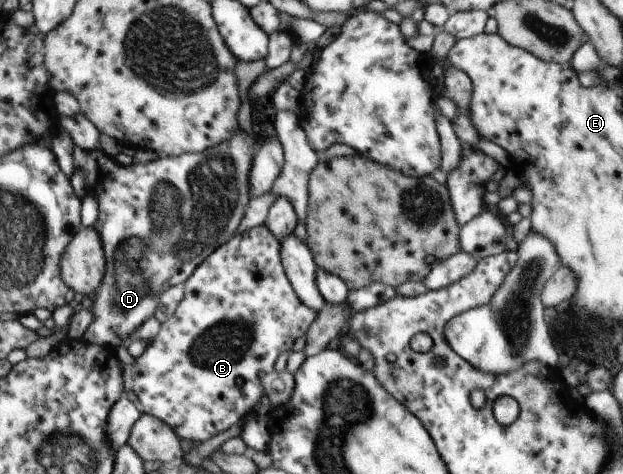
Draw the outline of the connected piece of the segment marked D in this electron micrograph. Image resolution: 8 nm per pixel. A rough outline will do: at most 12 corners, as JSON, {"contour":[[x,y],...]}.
{"contour":[[258,140],[120,165],[75,145],[126,344],[238,232]]}

